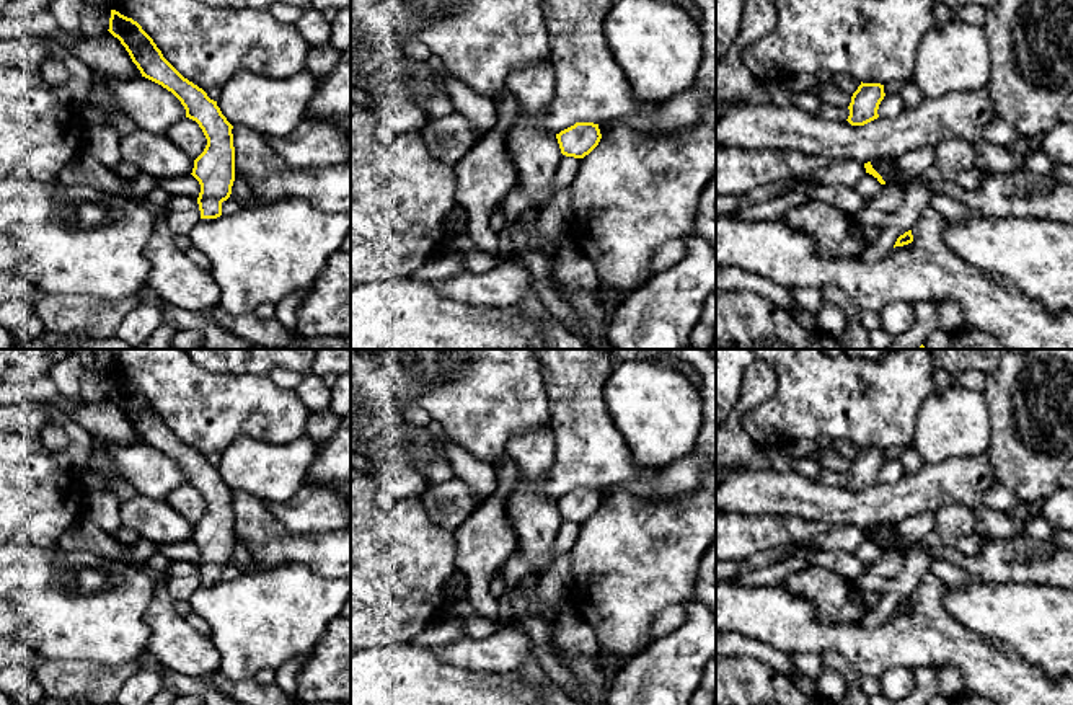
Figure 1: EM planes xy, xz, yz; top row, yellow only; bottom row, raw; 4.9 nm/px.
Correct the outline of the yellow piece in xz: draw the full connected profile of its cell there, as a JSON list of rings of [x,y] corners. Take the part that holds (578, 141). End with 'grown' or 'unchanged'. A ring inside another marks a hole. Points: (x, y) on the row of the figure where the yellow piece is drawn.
[[[576,122],[556,134],[556,139],[563,155],[584,158],[598,145],[602,134],[598,124]]]; unchanged

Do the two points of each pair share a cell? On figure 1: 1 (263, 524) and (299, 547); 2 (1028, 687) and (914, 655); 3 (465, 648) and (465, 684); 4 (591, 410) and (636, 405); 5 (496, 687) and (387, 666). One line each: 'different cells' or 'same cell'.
1: same cell
2: same cell
3: different cells
4: different cells
5: same cell

